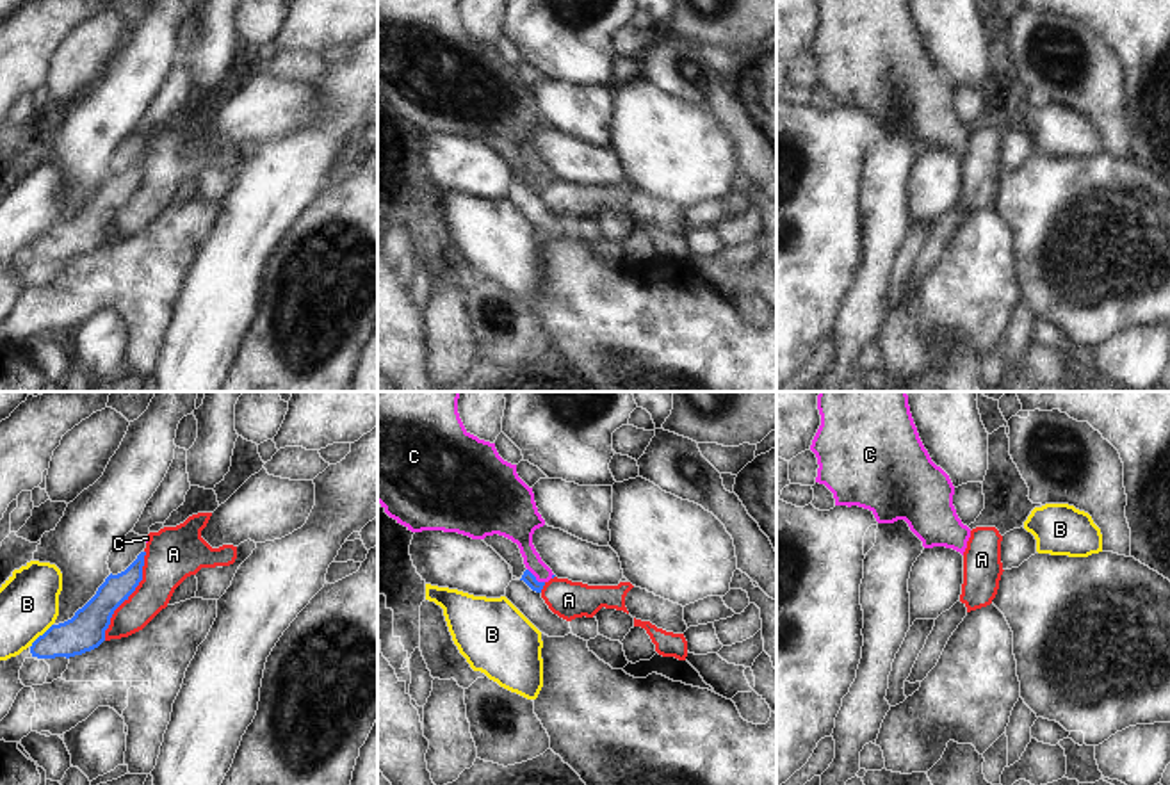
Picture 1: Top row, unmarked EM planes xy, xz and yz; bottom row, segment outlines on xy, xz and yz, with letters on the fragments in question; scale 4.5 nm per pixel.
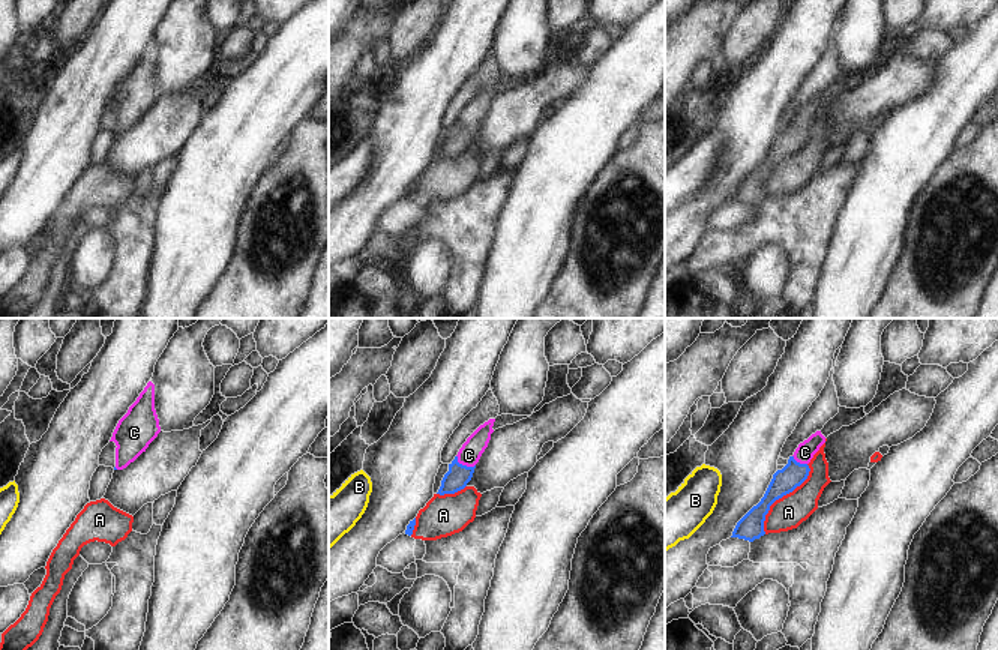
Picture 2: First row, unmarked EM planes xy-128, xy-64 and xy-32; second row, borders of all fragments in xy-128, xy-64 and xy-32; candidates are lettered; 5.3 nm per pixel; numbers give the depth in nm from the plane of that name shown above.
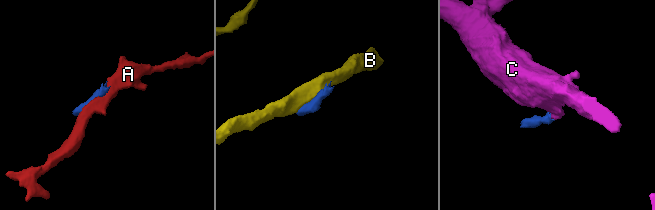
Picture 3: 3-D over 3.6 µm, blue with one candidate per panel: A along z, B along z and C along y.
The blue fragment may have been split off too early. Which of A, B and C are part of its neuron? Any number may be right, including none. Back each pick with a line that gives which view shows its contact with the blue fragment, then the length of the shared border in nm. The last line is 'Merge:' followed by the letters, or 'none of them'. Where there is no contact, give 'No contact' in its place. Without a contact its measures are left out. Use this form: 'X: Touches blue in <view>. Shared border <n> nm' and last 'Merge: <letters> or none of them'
C: Touches blue in xz. Shared border 100 nm
Merge: C.

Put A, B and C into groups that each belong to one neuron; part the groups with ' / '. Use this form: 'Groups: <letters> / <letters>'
Groups: A / B / C.

